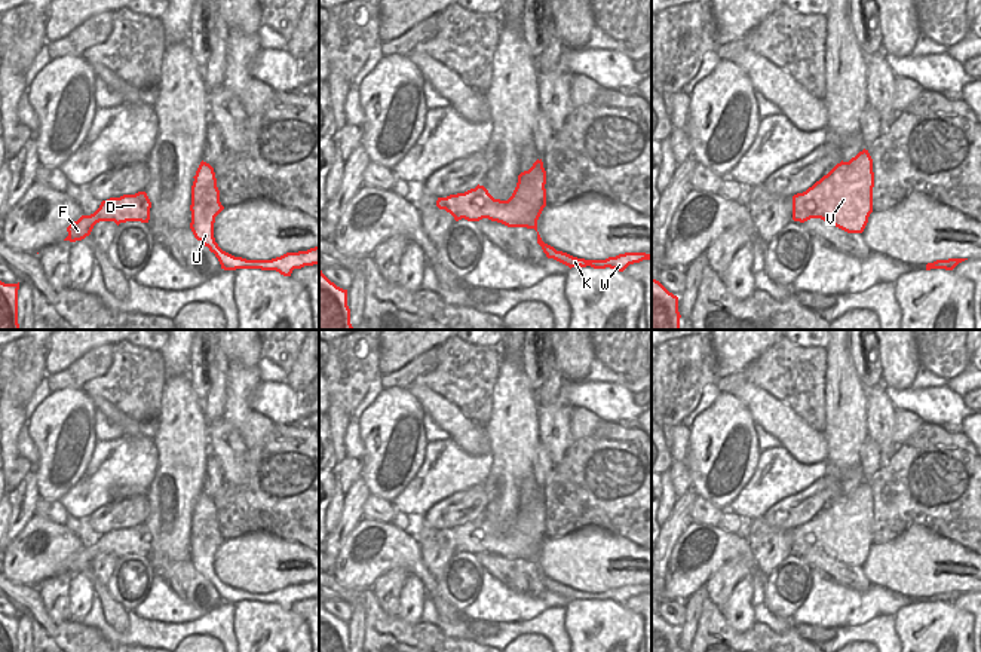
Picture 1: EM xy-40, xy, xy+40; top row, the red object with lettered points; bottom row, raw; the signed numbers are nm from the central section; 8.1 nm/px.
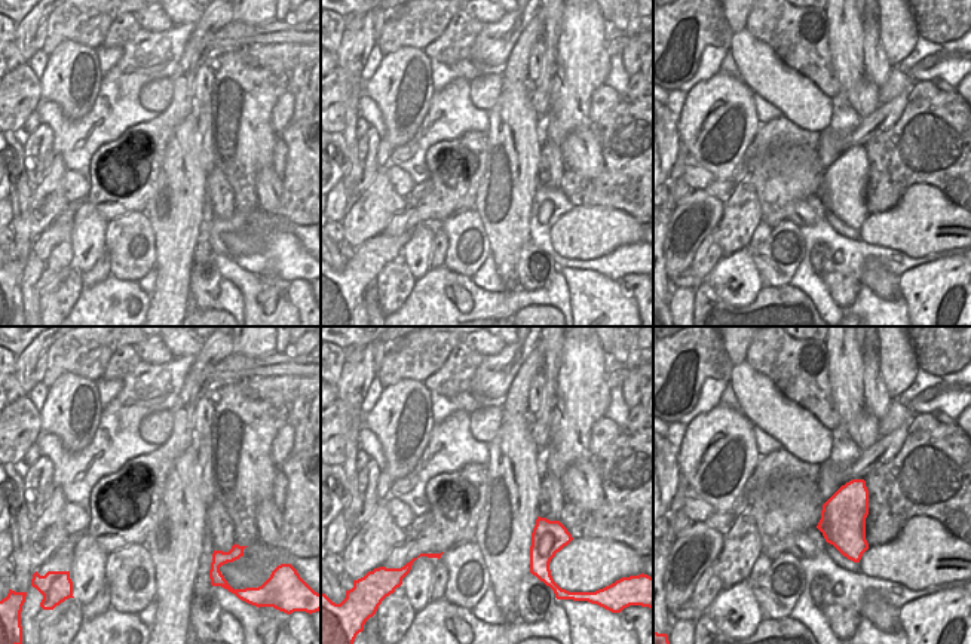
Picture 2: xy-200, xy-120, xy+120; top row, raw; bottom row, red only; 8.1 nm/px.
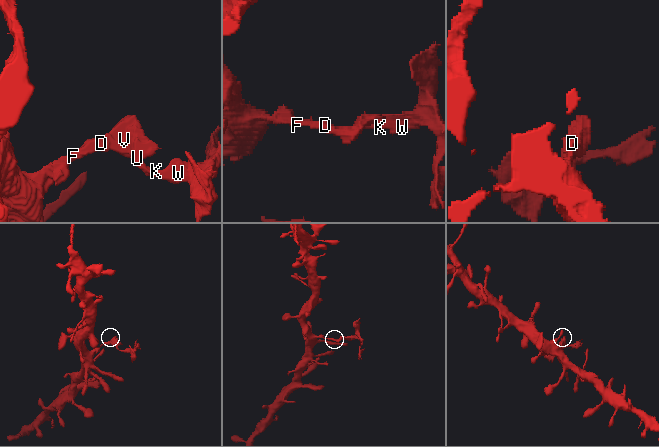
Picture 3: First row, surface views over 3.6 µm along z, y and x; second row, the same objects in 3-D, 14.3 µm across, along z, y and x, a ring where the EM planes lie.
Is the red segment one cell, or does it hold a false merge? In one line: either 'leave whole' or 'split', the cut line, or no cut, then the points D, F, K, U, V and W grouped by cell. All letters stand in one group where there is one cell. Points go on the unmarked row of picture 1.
split; cut in xy along (539, 493), (543, 517); D F V / K U W

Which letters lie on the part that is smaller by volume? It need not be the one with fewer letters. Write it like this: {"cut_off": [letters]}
{"cut_off": ["K", "U", "W"]}

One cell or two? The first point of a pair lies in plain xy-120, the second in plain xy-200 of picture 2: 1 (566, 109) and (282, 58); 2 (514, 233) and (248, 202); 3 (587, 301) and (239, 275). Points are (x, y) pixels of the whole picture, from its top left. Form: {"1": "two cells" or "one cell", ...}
{"1": "two cells", "2": "two cells", "3": "one cell"}

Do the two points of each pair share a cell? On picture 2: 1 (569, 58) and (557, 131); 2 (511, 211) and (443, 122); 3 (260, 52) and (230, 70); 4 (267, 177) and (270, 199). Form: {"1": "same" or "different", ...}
{"1": "same", "2": "different", "3": "different", "4": "same"}

